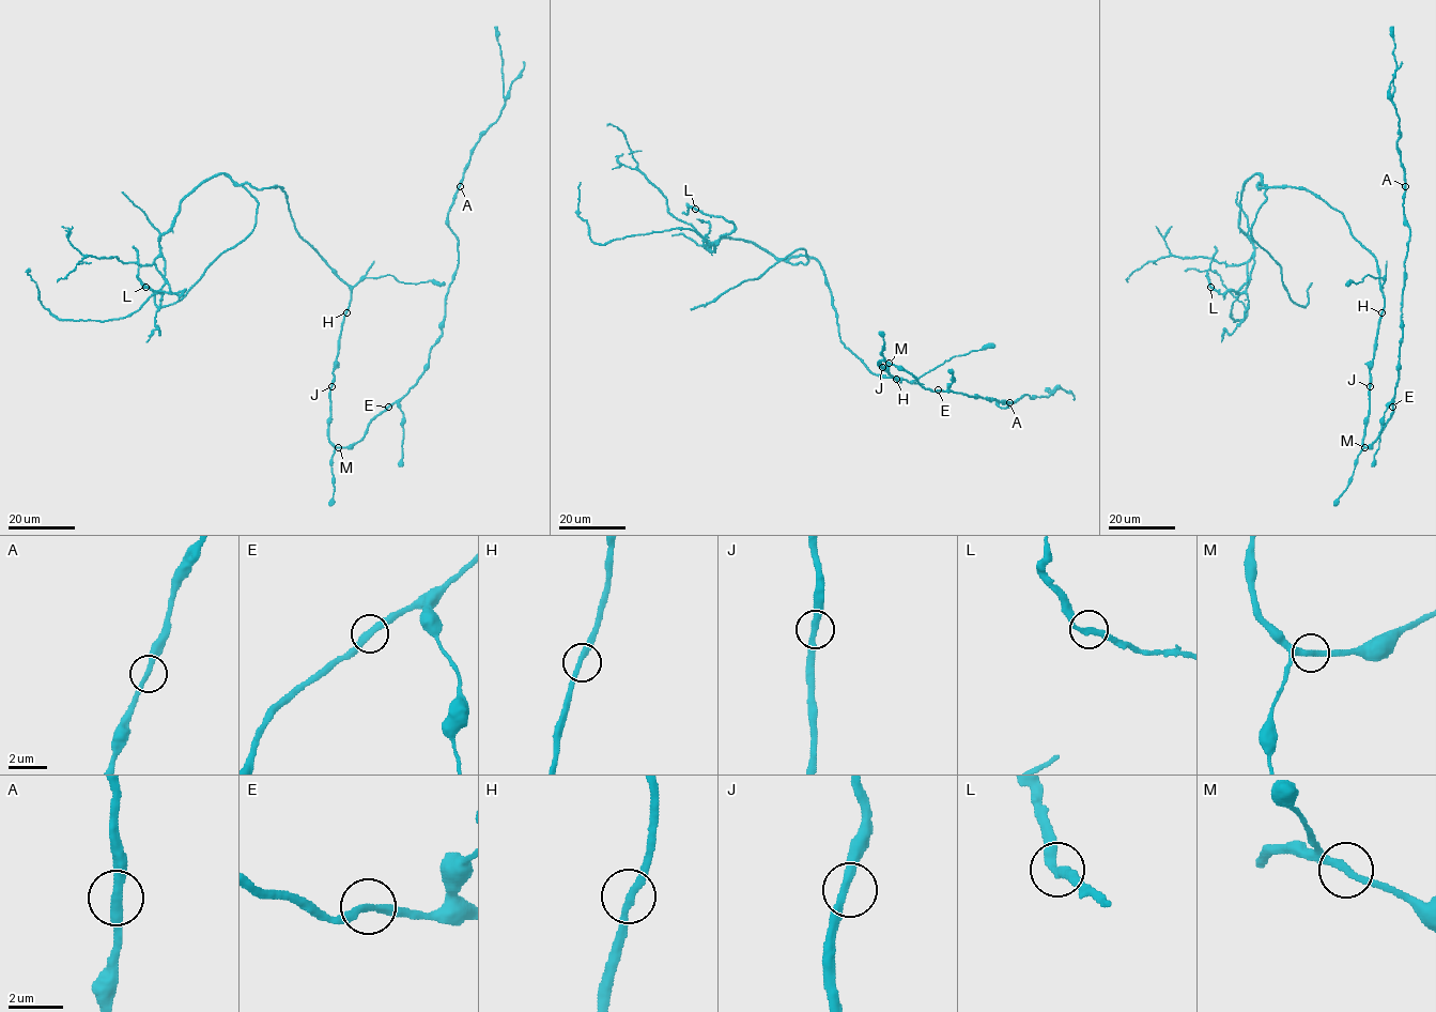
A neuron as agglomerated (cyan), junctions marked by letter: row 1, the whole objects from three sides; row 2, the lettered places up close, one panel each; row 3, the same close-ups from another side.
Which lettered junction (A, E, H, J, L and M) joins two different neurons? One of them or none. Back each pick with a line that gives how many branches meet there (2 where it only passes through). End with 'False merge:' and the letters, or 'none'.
False merge: none

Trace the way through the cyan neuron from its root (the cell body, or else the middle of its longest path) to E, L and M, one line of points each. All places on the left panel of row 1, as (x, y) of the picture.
E: (345, 313), (330, 390), (329, 440), (336, 447), (353, 445), (363, 438), (369, 424), (388, 407)
L: (345, 313), (351, 289), (299, 235), (282, 189), (222, 173), (160, 236), (165, 280), (184, 291), (145, 287)
M: (345, 313), (330, 390), (328, 439), (339, 447)

